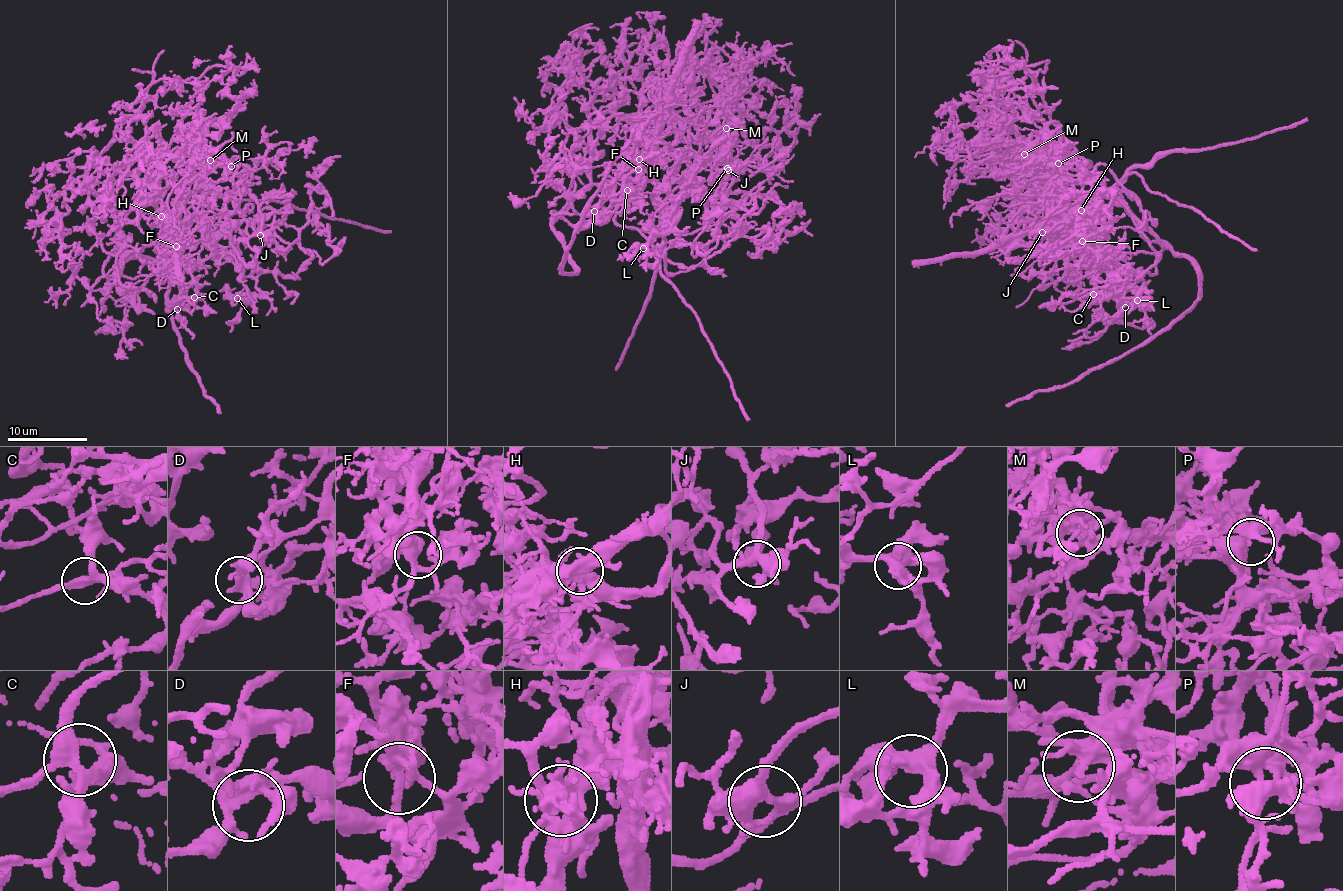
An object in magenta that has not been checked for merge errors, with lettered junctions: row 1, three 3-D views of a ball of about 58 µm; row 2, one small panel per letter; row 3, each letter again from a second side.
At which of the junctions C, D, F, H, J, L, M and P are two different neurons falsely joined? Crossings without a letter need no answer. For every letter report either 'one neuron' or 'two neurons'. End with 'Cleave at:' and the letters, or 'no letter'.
C: one neuron
D: one neuron
F: one neuron
H: two neurons
J: one neuron
L: one neuron
M: one neuron
P: one neuron
Cleave at: H

